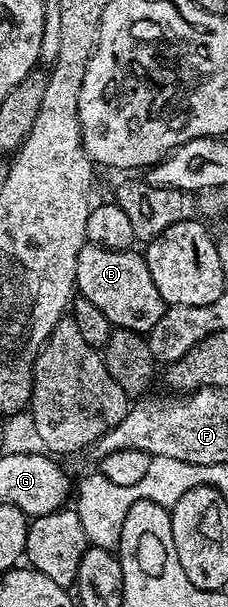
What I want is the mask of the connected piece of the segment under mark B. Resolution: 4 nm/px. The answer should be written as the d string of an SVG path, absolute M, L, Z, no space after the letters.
M84 245L76 256L76 290L81 297L92 300L100 312L119 330L148 332L168 309L148 272L148 264L137 249L109 250L99 246Z

